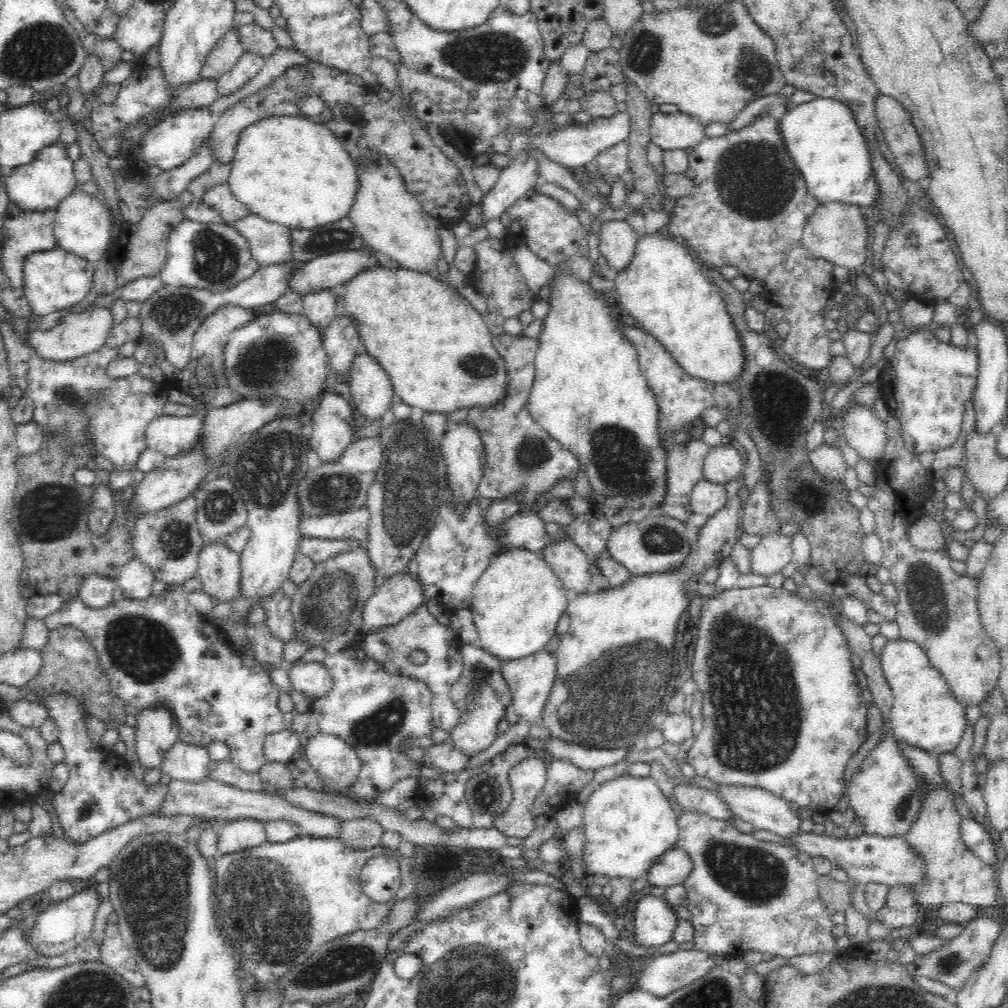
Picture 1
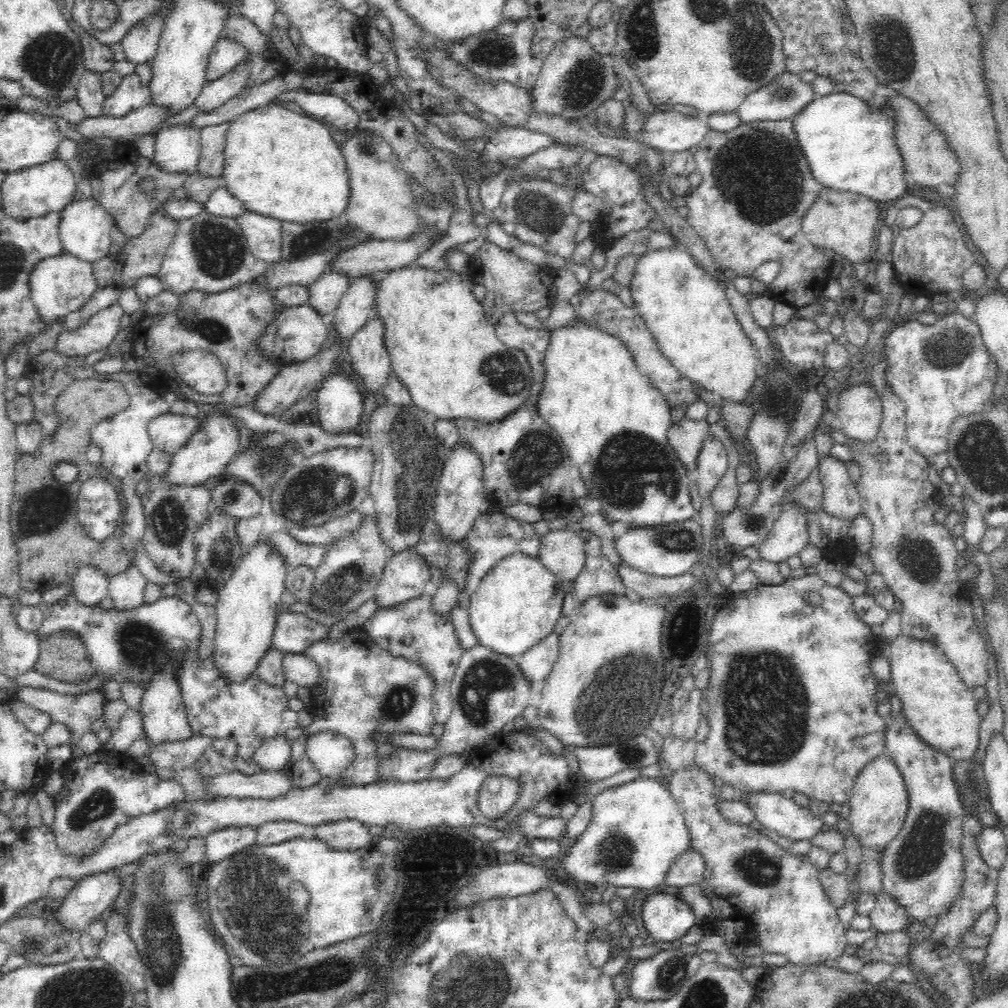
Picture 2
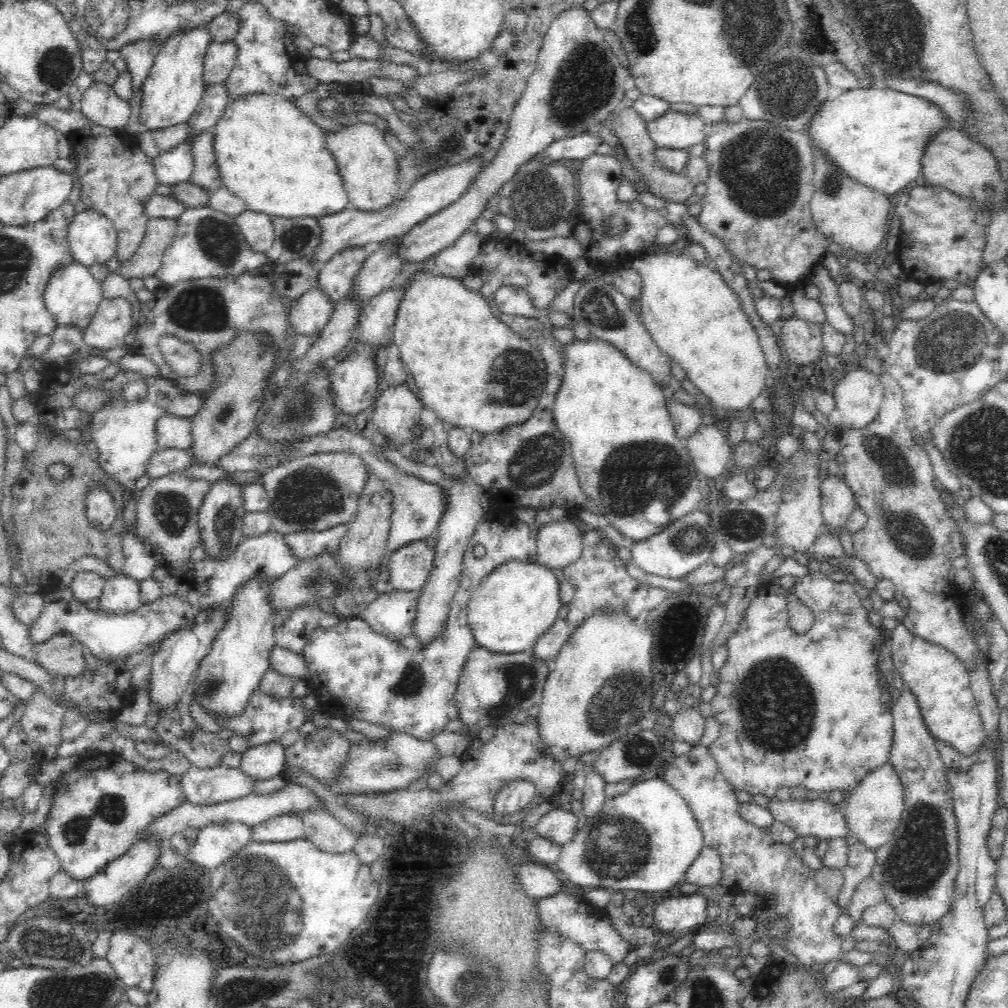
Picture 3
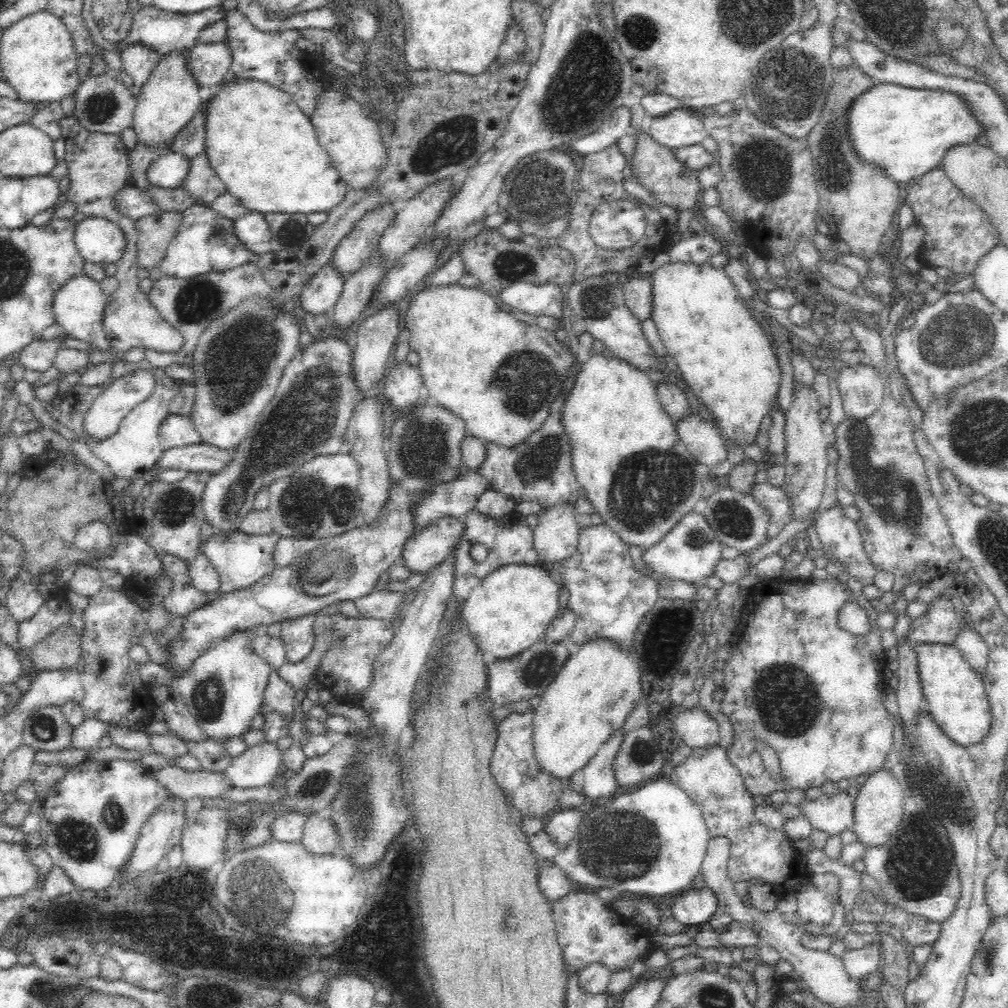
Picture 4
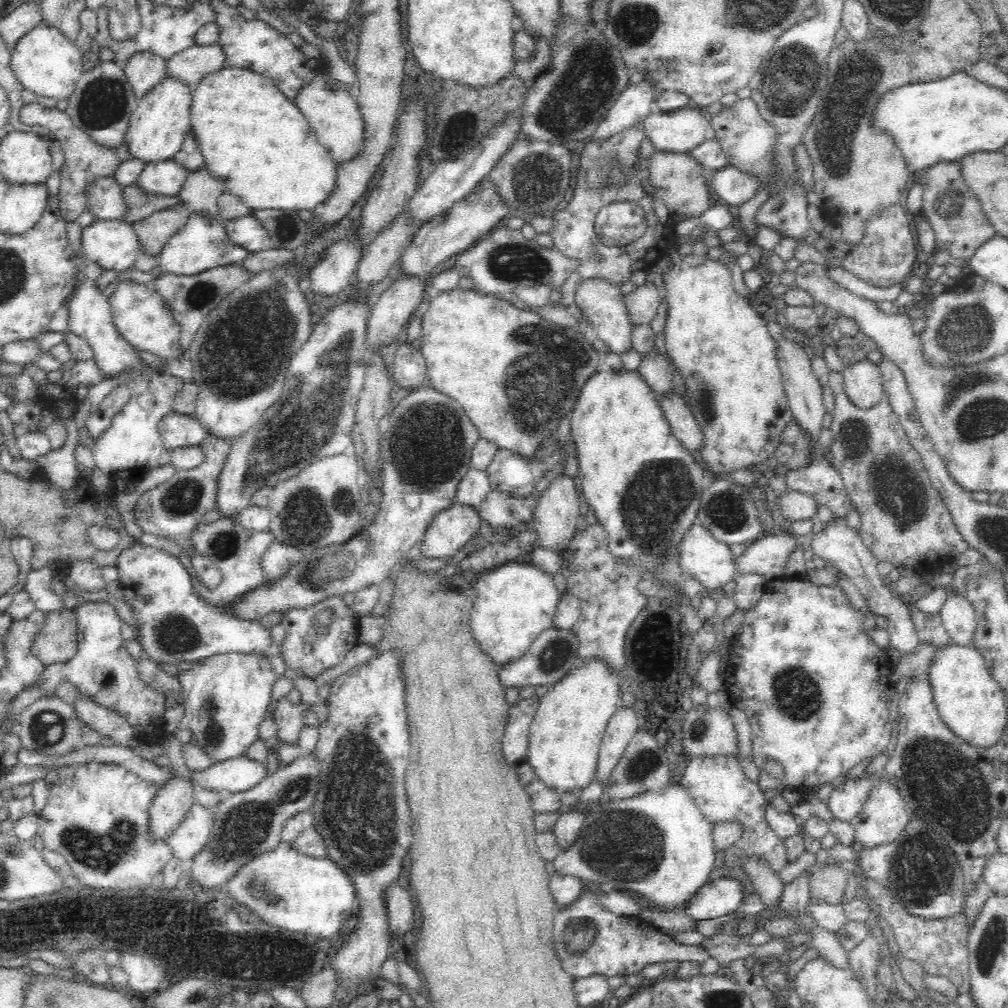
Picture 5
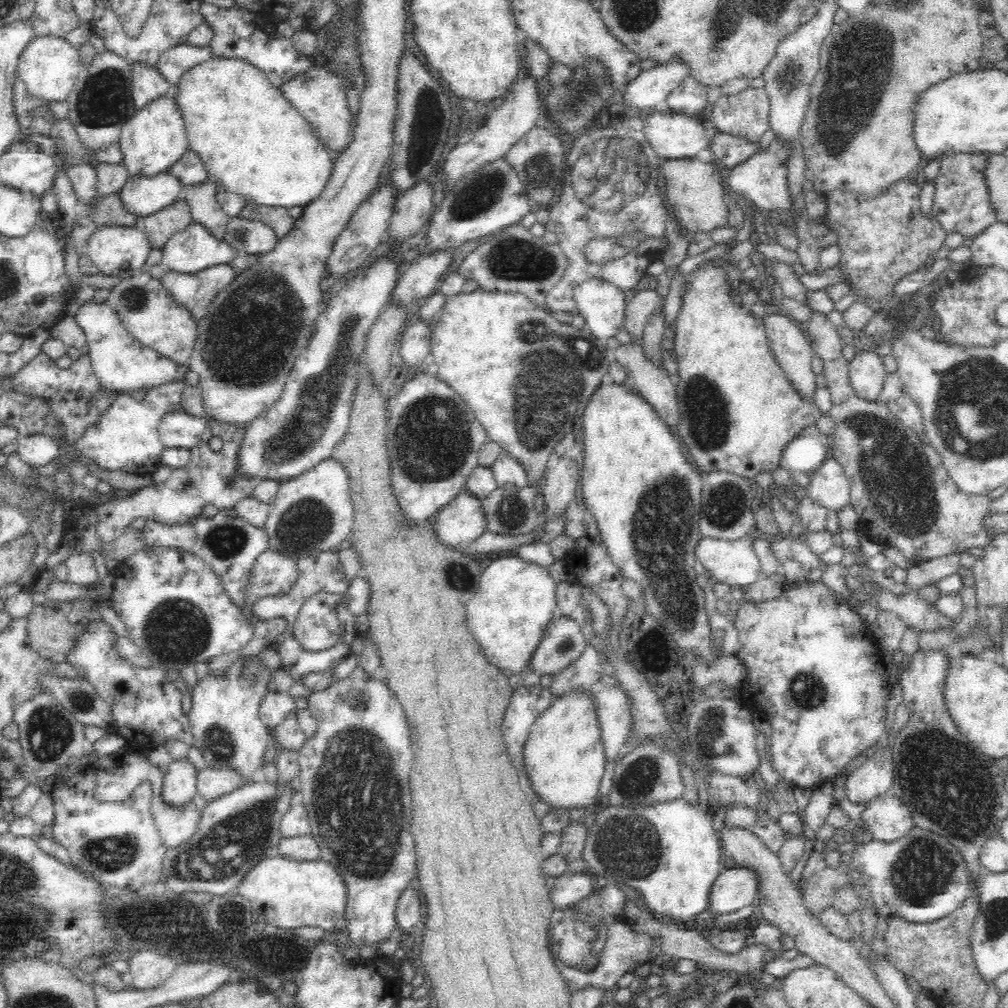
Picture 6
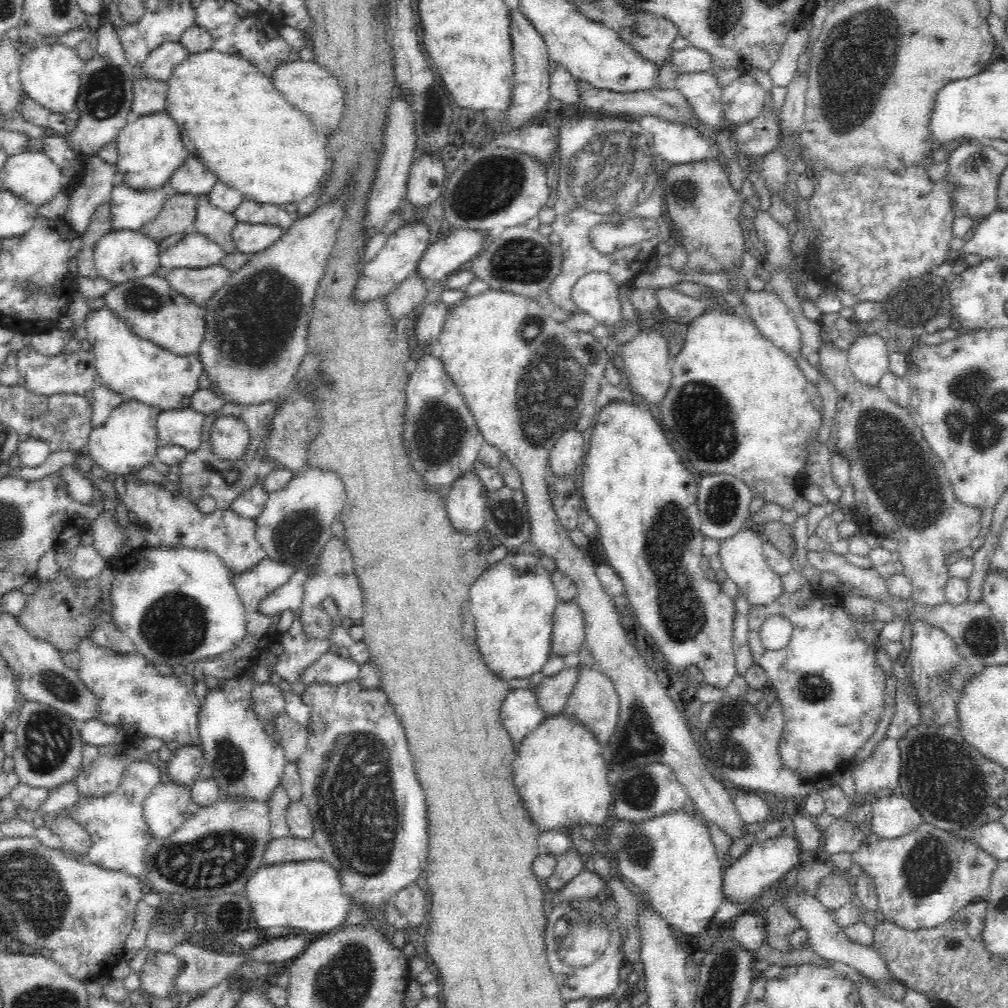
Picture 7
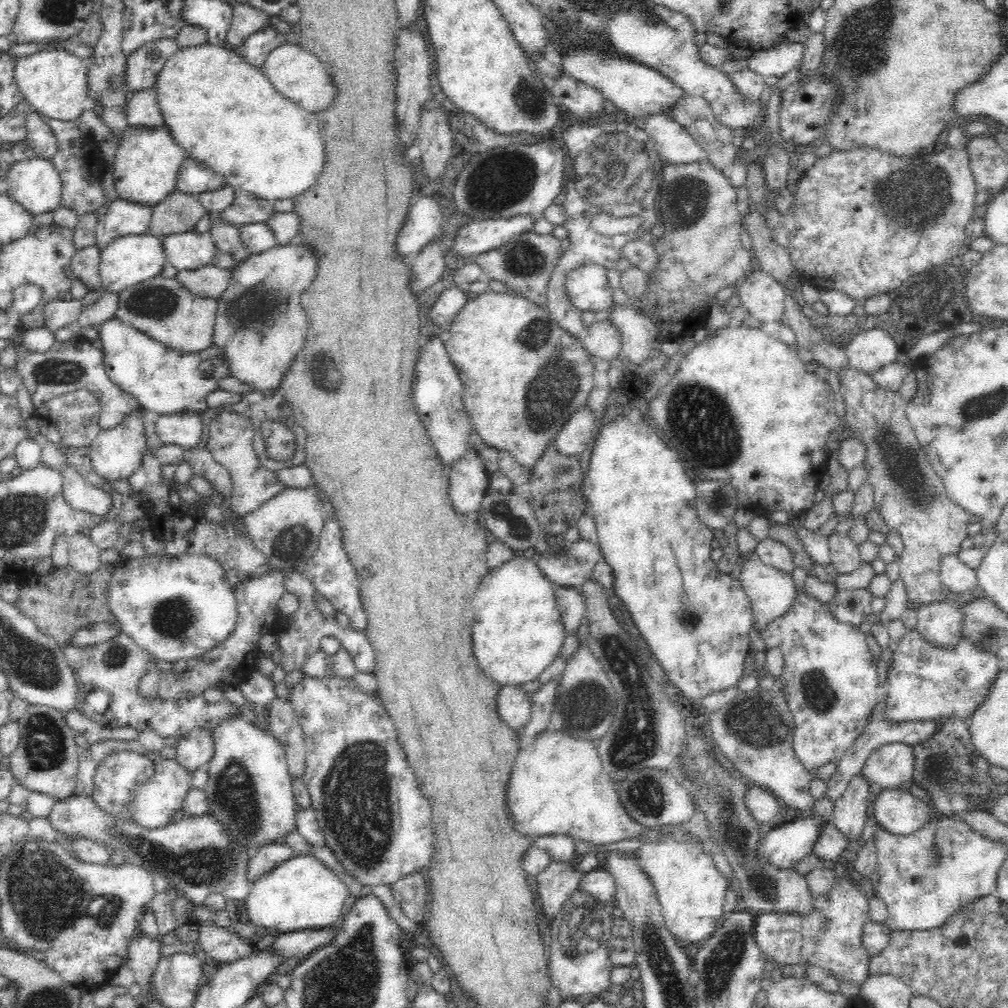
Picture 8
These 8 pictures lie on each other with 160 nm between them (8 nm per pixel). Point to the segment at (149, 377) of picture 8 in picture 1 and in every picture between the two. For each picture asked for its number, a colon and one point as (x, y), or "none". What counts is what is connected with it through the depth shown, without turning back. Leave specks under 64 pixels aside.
1: (55, 280)
2: (60, 285)
3: (73, 295)
4: (79, 306)
5: (90, 315)
6: (122, 364)
7: (140, 370)

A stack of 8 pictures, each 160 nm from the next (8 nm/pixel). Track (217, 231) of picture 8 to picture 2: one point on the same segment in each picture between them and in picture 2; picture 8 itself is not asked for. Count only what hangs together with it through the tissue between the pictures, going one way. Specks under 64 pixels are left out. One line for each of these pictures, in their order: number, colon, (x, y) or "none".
2: (211, 162)
3: (205, 174)
4: (204, 187)
5: (200, 192)
6: (205, 210)
7: (216, 225)

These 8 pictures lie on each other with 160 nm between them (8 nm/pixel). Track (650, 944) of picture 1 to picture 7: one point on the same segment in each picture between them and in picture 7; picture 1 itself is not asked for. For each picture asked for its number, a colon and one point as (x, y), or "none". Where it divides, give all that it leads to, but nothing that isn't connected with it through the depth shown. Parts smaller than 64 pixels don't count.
2: (667, 917)
3: (679, 915)
4: (693, 907)
5: (722, 896)
6: (735, 888)
7: (766, 862)

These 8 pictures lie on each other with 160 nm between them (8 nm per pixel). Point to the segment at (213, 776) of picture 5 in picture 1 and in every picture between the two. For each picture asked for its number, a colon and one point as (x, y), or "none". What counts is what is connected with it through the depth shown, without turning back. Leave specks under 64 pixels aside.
1: (279, 747)
2: (273, 754)
3: (259, 762)
4: (257, 766)

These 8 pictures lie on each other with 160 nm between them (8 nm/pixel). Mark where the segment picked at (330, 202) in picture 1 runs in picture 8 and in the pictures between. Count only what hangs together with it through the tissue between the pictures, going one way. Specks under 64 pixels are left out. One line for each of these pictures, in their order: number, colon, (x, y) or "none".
2: (283, 164)
3: (269, 153)
4: (258, 142)
5: (254, 139)
6: (250, 138)
7: (230, 116)
8: (223, 111)

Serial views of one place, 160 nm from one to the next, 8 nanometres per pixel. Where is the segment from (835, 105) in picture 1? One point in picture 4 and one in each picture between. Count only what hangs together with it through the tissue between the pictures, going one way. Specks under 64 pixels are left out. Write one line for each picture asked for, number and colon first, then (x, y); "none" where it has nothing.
2: (850, 144)
3: (878, 135)
4: (907, 131)

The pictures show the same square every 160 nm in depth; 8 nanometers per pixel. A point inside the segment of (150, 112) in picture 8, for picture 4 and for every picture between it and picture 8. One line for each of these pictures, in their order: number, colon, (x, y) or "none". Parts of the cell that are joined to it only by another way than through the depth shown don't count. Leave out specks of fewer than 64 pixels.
4: (138, 61)
5: (144, 70)
6: (148, 84)
7: (149, 96)

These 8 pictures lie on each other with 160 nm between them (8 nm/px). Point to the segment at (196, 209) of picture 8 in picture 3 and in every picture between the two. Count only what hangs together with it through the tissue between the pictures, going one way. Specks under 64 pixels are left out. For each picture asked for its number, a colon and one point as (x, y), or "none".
3: (160, 232)
4: (153, 234)
5: (154, 231)
6: (159, 227)
7: (178, 215)

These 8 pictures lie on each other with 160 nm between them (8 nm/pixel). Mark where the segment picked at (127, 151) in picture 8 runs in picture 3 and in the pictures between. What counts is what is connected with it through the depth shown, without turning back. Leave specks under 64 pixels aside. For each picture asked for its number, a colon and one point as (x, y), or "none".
3: (173, 89)
4: (169, 100)
5: (158, 126)
6: (153, 139)
7: (150, 149)

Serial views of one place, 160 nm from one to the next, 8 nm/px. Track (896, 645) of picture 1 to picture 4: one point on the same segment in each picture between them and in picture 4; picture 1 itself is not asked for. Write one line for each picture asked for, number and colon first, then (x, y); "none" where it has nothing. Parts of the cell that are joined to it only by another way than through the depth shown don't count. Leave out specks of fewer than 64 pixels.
2: (941, 708)
3: (939, 678)
4: (954, 692)

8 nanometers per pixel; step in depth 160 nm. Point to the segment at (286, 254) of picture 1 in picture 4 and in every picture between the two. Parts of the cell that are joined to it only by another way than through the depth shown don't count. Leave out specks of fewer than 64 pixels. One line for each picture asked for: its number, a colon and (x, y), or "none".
2: (263, 236)
3: (257, 228)
4: (252, 230)

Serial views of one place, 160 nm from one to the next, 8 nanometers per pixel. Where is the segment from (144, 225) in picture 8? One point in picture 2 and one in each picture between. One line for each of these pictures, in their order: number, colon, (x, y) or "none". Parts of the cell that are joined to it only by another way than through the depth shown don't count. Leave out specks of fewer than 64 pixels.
2: (177, 151)
3: (175, 166)
4: (169, 170)
5: (167, 178)
6: (141, 196)
7: (131, 210)

